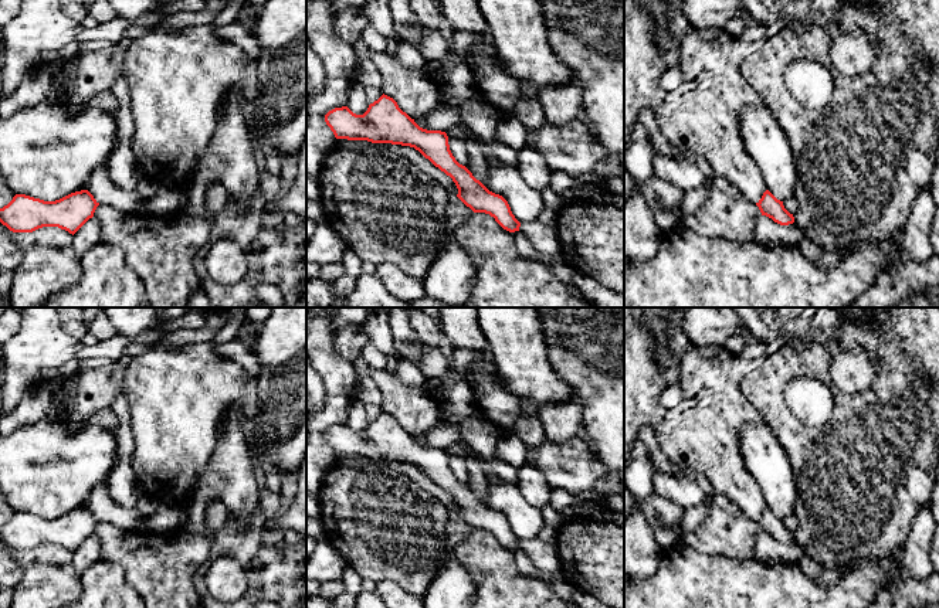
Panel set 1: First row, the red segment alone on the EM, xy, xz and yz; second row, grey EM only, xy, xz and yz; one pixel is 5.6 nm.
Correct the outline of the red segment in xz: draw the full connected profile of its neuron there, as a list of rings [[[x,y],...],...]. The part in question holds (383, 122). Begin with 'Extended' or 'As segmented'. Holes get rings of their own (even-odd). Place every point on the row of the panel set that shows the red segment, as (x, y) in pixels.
As segmented. [[[383,94],[363,115],[353,113],[348,106],[335,108],[325,115],[325,122],[336,139],[414,147],[452,179],[458,188],[457,197],[474,213],[489,214],[509,232],[519,231],[521,223],[512,214],[508,201],[489,191],[455,160],[447,133],[420,128],[393,98]]]

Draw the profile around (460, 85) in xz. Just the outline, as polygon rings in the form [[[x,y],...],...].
[[[462,60],[455,61],[440,88],[444,103],[450,106],[460,106],[478,92],[474,72]]]

